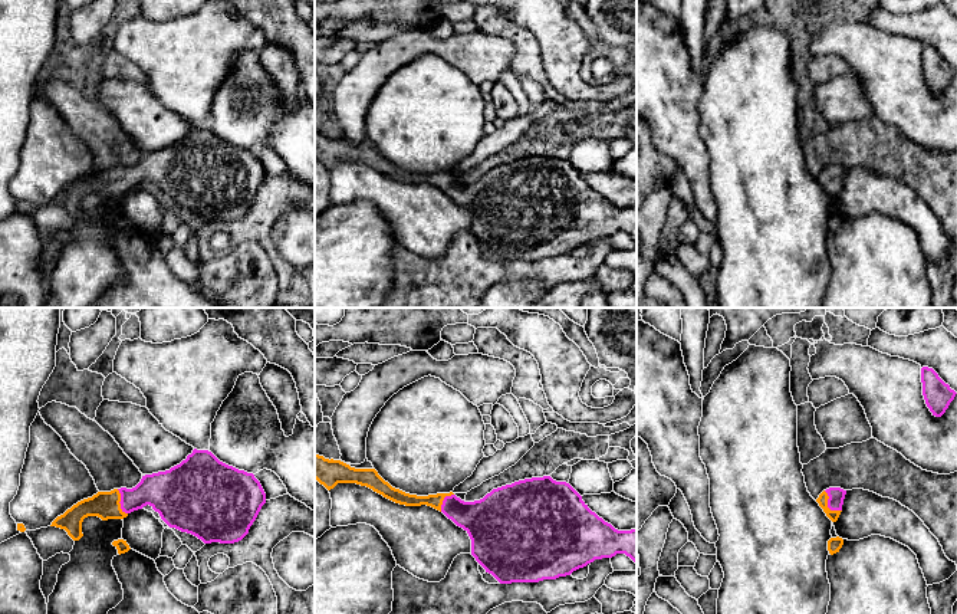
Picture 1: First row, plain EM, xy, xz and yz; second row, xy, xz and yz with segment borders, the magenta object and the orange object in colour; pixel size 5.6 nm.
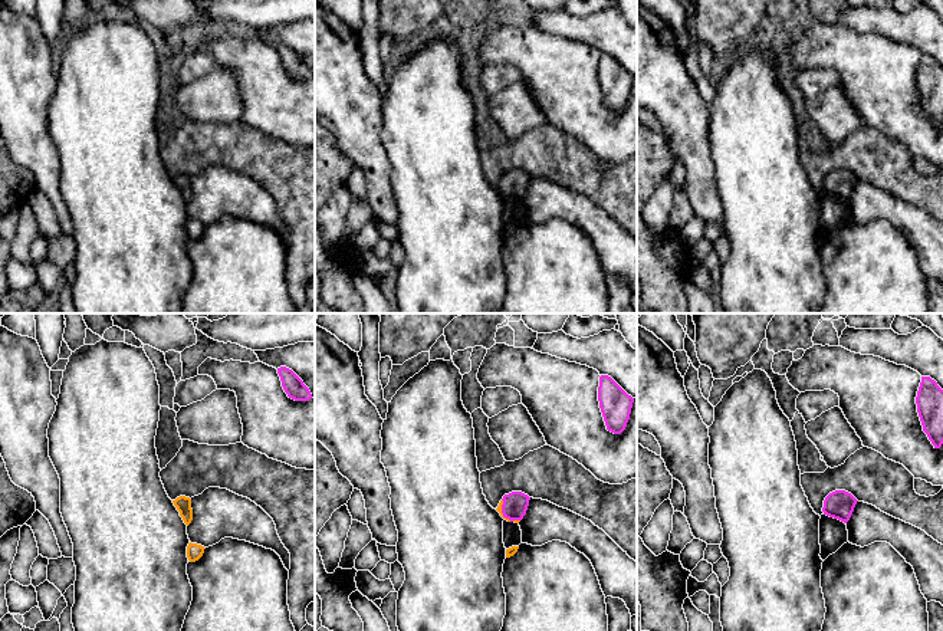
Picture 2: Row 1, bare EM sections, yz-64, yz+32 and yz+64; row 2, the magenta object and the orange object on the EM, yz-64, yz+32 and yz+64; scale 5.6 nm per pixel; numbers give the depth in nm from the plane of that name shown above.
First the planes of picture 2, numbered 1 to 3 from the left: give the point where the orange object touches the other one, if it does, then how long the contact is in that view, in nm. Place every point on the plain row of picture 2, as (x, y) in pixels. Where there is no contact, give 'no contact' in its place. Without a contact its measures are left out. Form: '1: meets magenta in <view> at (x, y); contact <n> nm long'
1: no contact
2: meets magenta in yz+32 at (503, 193); contact 160 nm long
3: no contact

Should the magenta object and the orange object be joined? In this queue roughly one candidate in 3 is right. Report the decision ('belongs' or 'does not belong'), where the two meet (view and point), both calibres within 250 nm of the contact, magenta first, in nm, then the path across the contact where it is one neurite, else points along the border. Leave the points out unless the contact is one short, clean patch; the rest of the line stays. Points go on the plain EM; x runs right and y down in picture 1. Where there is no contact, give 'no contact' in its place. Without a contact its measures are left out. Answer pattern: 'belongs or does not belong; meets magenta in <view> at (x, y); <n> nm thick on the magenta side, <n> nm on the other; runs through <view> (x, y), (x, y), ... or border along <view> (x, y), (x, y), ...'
belongs; meets magenta in yz at (828, 183); 90 nm thick on the magenta side, 60 nm on the other; runs through yz (837, 173), (828, 183), (822, 177)

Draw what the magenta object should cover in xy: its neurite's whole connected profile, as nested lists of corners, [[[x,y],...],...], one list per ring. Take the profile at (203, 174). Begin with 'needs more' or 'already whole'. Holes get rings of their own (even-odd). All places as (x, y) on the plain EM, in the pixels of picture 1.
needs more; [[[194,127],[180,142],[165,150],[142,154],[132,167],[98,170],[92,175],[78,180],[57,194],[50,204],[65,207],[73,219],[79,219],[83,214],[82,200],[85,196],[124,197],[131,190],[149,183],[170,206],[191,211],[204,221],[234,221],[249,211],[264,181],[266,171],[253,151],[220,139],[208,128]]]

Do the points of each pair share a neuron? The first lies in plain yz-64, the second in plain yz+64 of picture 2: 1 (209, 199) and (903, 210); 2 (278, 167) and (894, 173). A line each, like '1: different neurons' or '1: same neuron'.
1: same neuron
2: same neuron

